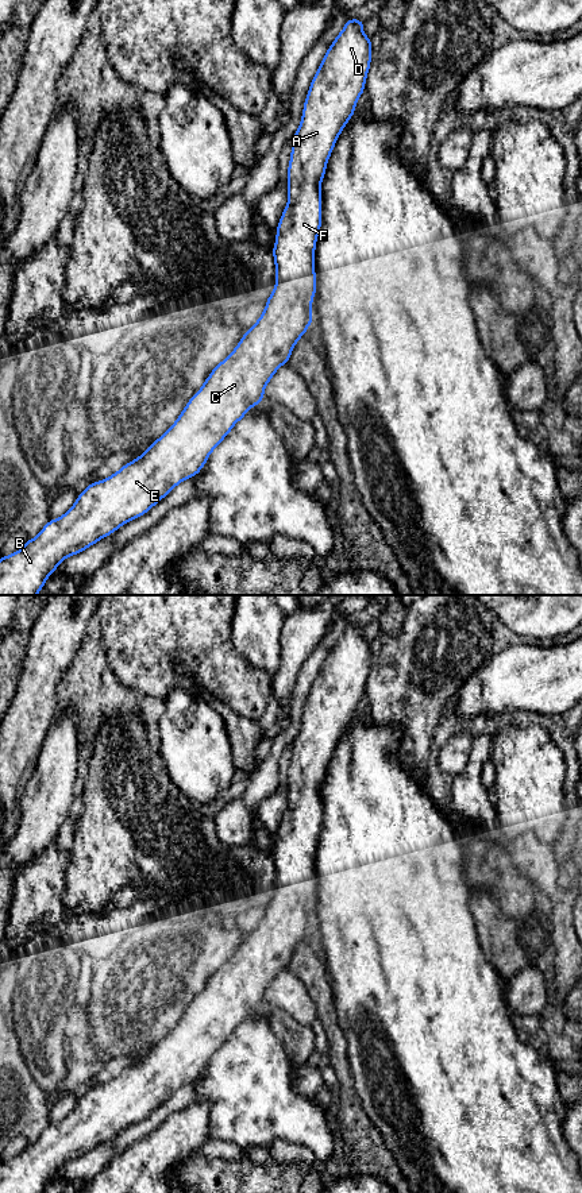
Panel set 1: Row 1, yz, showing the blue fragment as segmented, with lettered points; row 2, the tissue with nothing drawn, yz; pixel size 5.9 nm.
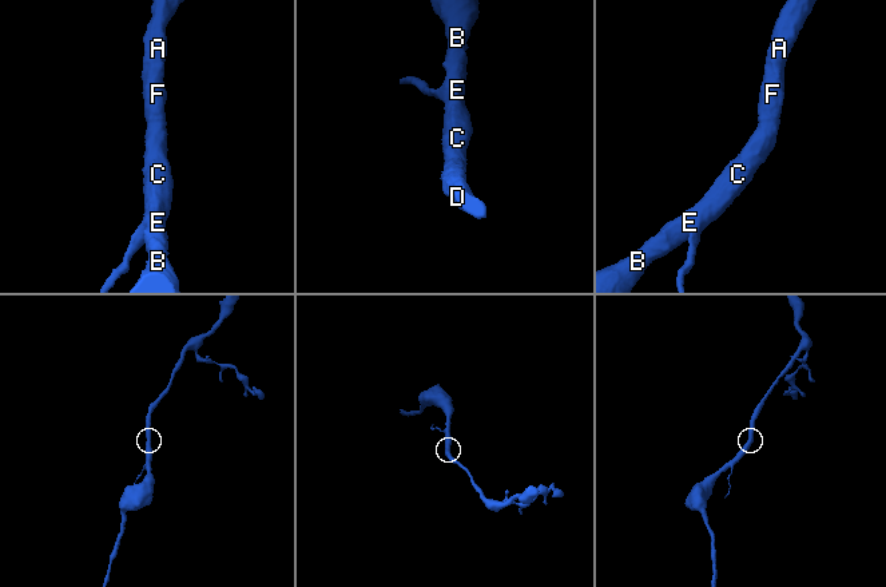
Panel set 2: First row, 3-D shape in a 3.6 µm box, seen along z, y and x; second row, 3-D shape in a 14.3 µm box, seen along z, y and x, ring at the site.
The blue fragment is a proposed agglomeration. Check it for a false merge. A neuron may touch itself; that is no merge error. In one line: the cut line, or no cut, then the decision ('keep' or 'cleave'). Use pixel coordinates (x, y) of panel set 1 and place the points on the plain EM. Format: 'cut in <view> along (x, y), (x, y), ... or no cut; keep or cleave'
no cut; keep

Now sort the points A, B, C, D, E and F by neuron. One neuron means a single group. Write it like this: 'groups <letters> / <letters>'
groups A B C D E F

